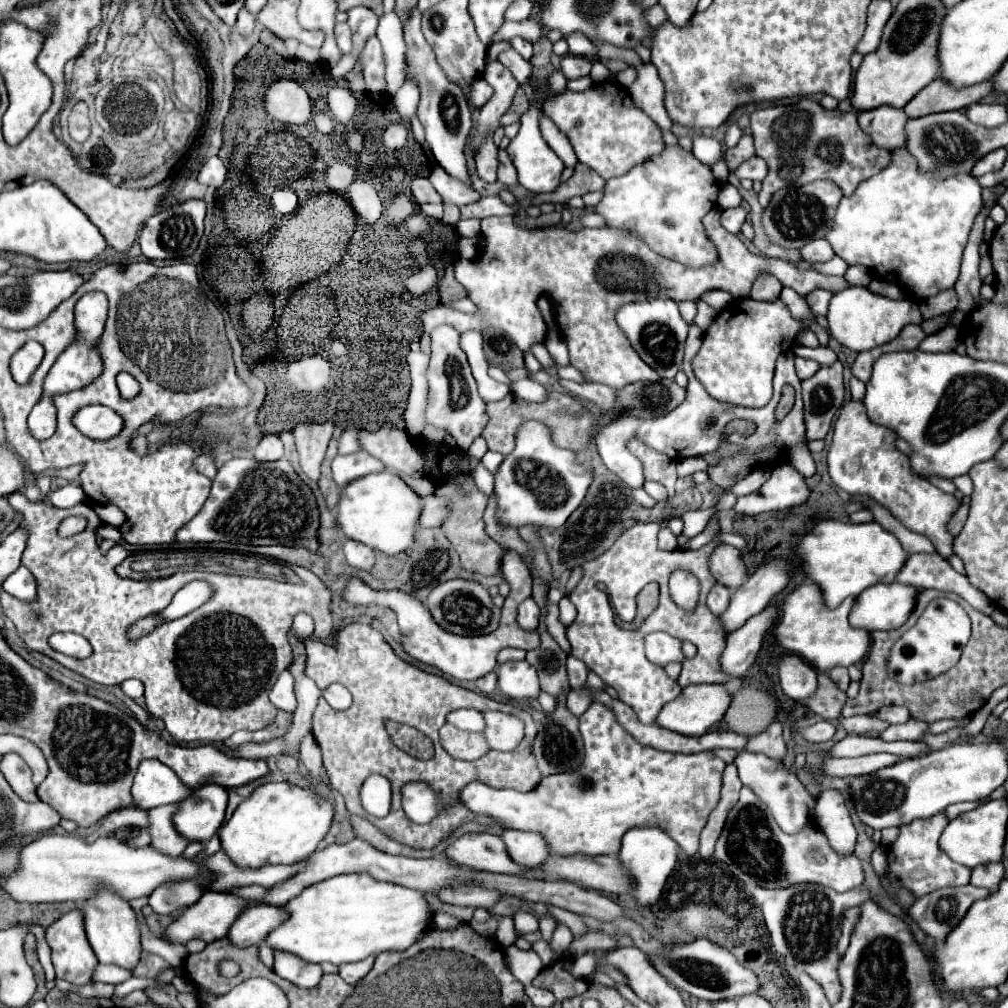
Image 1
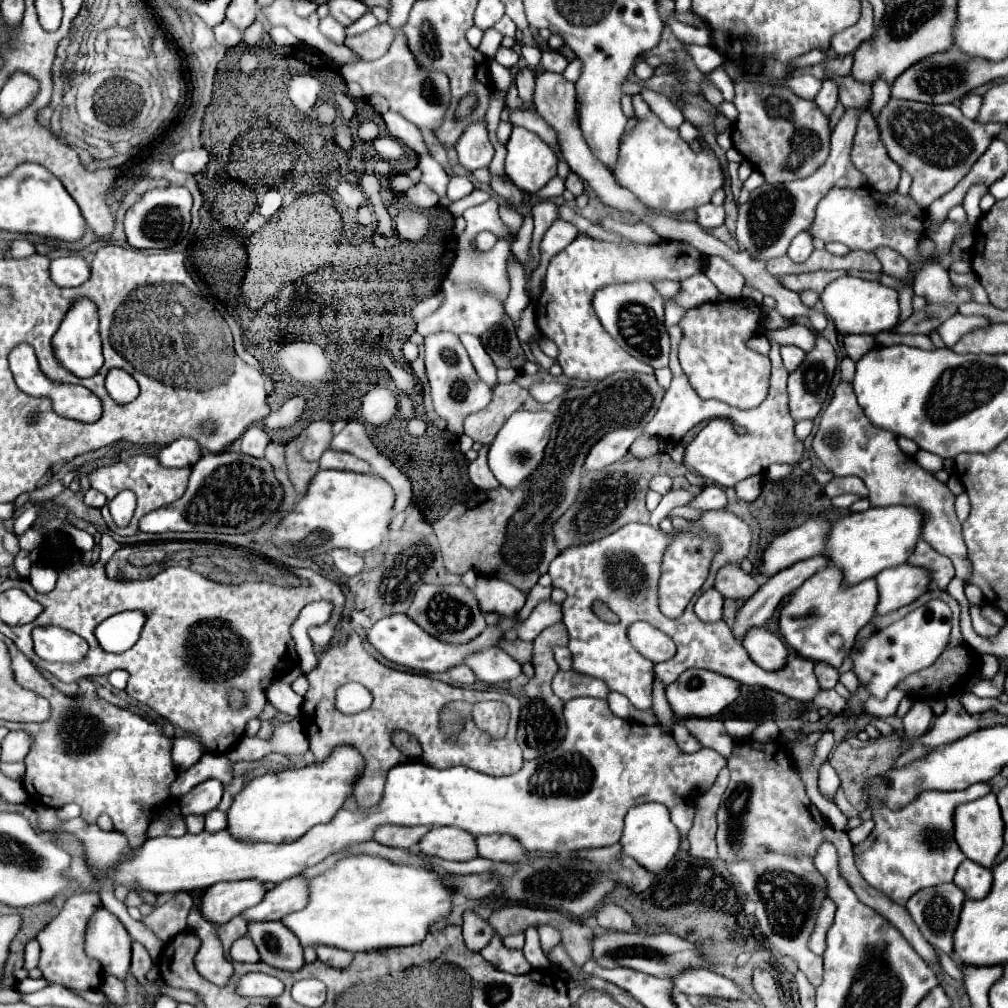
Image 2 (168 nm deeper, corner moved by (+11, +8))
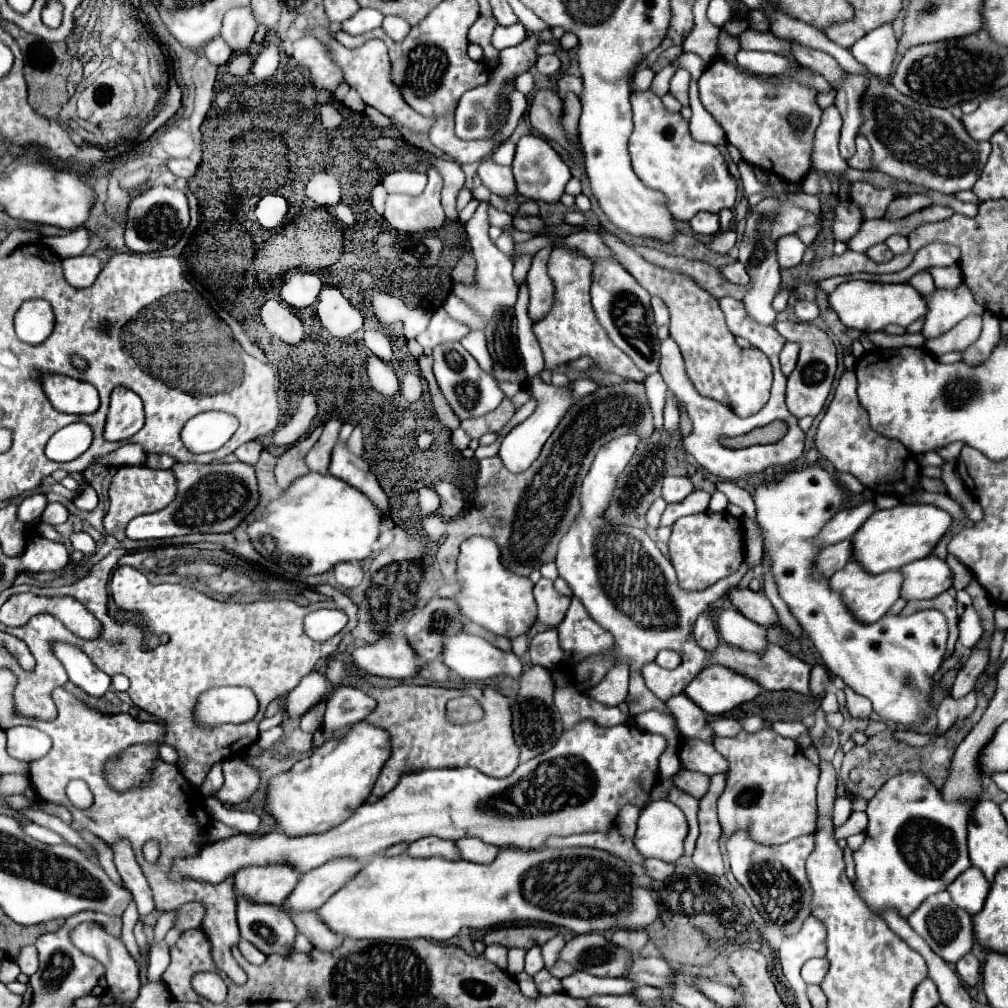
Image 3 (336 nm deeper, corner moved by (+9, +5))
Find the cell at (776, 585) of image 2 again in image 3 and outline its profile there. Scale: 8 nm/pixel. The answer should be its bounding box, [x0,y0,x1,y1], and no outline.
[816,540,852,578]

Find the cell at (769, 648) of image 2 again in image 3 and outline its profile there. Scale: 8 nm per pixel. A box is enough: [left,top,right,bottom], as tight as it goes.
[716,608,768,652]

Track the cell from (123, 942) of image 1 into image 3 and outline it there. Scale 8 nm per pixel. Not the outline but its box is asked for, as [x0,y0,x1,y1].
[70,922,140,1006]

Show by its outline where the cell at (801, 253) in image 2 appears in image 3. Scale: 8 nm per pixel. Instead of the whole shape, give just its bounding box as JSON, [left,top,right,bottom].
[776,236,806,268]

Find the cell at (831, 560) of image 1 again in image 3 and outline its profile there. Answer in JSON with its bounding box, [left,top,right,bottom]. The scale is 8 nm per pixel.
[852,504,952,574]

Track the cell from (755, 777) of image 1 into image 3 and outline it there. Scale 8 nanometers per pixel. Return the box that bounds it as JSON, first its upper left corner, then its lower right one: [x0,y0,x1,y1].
[666,694,712,742]

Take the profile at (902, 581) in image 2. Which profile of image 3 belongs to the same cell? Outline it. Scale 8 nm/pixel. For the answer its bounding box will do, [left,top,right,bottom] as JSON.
[902,554,952,600]

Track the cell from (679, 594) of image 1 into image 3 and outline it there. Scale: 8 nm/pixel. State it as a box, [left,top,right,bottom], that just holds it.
[668,512,744,590]

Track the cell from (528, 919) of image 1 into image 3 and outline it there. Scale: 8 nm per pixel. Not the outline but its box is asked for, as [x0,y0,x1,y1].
[526,946,544,974]

